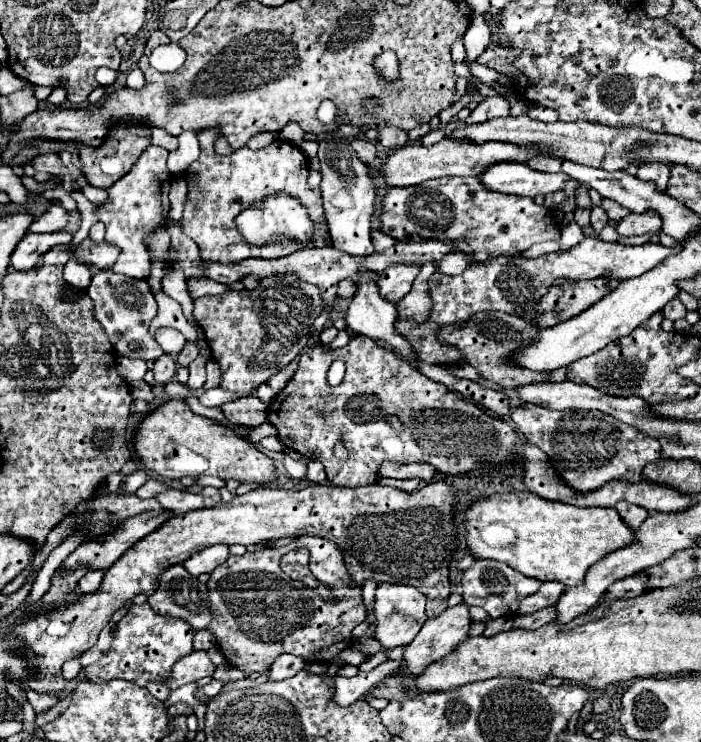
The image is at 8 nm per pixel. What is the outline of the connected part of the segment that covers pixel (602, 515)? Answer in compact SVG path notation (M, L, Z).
M528 490L502 492L478 498L476 502L468 504L464 526L466 526L466 546L474 558L498 560L522 572L524 576L538 578L542 582L554 580L562 582L564 586L584 584L584 574L592 564L596 564L606 554L628 546L634 540L634 532L622 522L622 518L614 508L578 508L564 502L550 502Z

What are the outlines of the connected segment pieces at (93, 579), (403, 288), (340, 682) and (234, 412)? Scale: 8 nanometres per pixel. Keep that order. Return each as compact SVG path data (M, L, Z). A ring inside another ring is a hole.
M100 570L100 572L88 572L88 574L78 582L78 588L80 588L84 594L94 592L94 590L100 586L102 576L104 576L104 572L102 572L102 570Z
M390 266L388 270L384 270L378 278L378 292L386 302L396 304L400 298L404 298L408 294L408 290L412 288L414 278L418 276L420 266Z
M388 660L380 666L376 666L374 670L370 672L358 672L354 678L340 678L340 676L334 676L334 688L336 688L336 702L342 704L342 706L348 706L348 704L354 704L358 702L360 698L366 696L366 692L370 688L376 686L376 682L380 682L382 678L386 678L392 670L400 668L400 662L394 662L394 660Z
M256 396L226 402L222 404L222 412L232 424L240 424L246 428L256 428L266 422L266 404L260 402Z

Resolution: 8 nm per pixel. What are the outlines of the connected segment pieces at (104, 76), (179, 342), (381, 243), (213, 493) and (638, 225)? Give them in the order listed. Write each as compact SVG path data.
M100 68L100 70L96 72L96 80L98 80L102 86L112 86L112 84L116 82L116 78L118 78L118 74L116 74L114 70L110 70L110 68Z
M160 328L158 330L158 336L156 336L156 342L160 344L160 348L166 352L166 354L178 354L184 344L186 344L186 338L182 336L182 332L174 330L174 328Z
M374 230L374 232L372 232L372 242L374 242L376 252L384 252L386 248L390 248L392 244L395 244L396 240L392 240L390 236L386 236L386 234L382 234L382 232Z
M204 488L202 496L204 496L204 508L216 508L222 504L218 488Z
M650 210L644 214L630 214L618 222L618 234L622 236L642 236L660 232L660 216Z

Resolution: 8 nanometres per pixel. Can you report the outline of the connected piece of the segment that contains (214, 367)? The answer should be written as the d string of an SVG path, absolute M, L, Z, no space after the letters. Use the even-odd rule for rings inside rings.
M210 360L210 362L206 364L206 372L208 372L208 380L206 380L206 384L204 384L204 390L216 388L216 386L220 384L220 376L222 376L222 372L220 372L220 366L218 366L218 362Z

